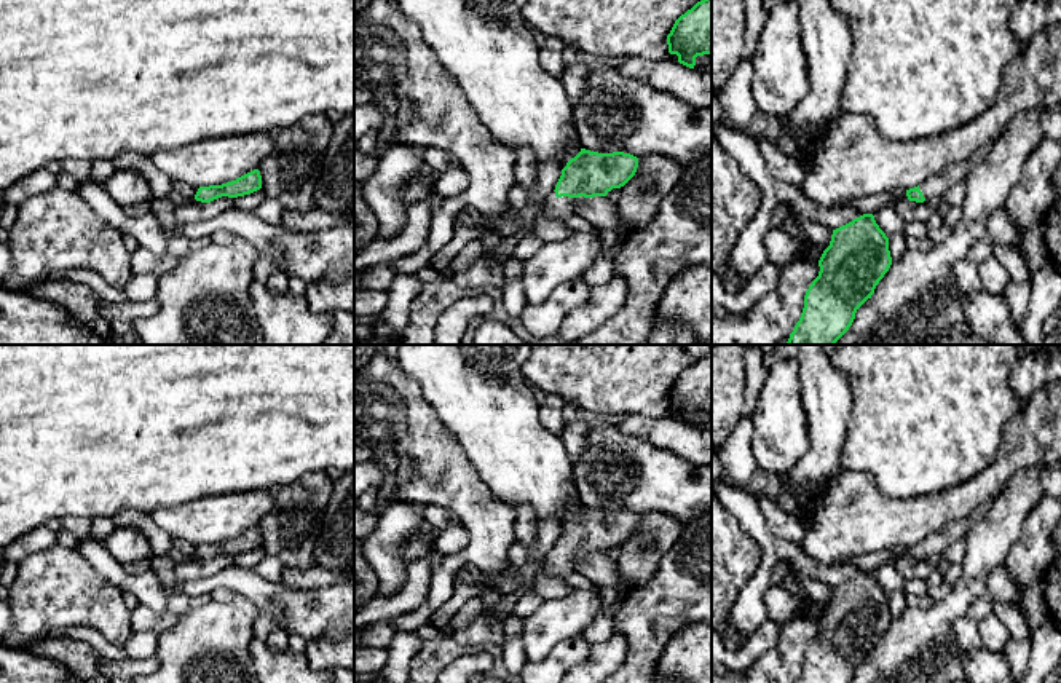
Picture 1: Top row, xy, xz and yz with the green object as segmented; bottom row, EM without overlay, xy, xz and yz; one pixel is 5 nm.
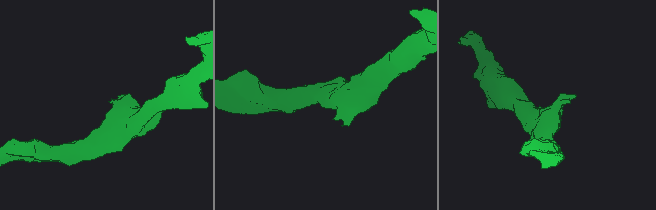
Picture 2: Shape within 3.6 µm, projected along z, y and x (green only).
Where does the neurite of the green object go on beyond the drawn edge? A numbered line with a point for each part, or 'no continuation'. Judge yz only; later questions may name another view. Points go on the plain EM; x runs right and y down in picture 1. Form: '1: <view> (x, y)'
1: yz (934, 546)

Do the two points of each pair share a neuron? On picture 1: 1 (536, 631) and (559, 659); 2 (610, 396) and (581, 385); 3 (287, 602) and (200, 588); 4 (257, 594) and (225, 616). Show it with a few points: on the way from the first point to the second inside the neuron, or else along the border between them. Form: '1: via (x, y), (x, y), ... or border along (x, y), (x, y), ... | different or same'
1: border along (579, 637), (560, 642), (541, 659), (528, 661) | different
2: via (603, 390), (599, 385), (587, 385) | same
3: via (265, 591), (257, 591), (243, 581), (222, 581) | same
4: border along (238, 594), (256, 607) | different

